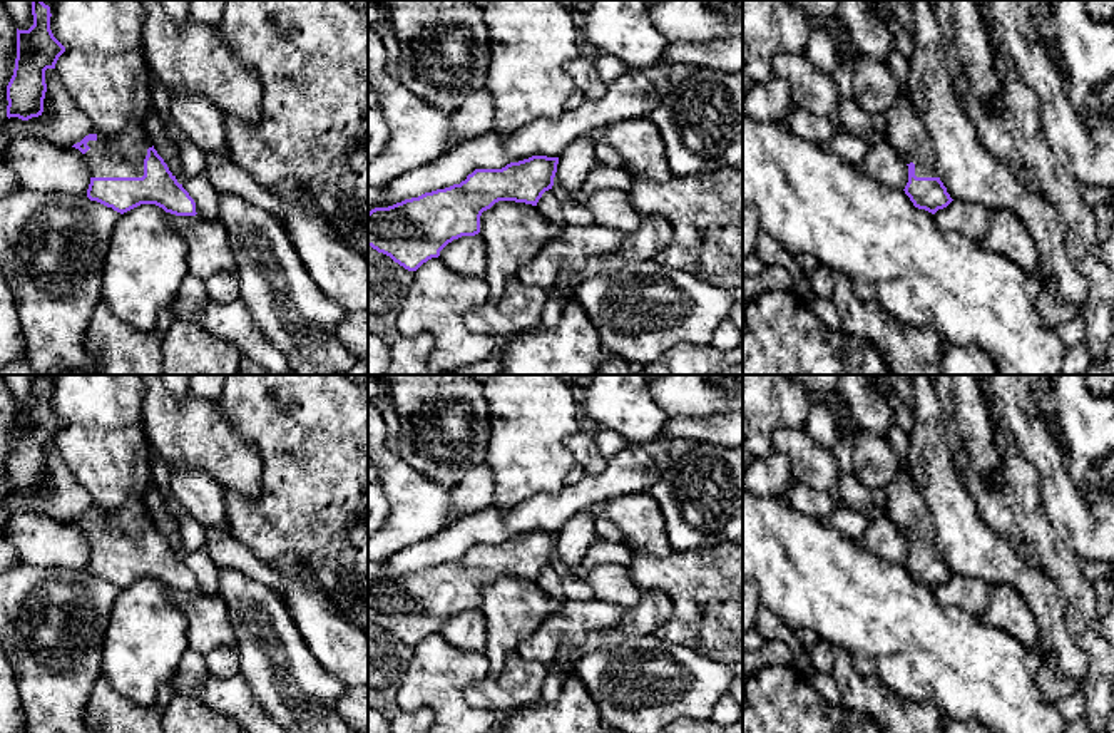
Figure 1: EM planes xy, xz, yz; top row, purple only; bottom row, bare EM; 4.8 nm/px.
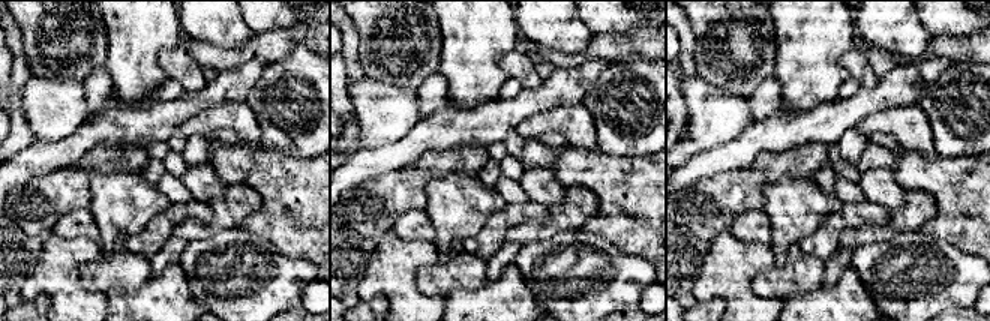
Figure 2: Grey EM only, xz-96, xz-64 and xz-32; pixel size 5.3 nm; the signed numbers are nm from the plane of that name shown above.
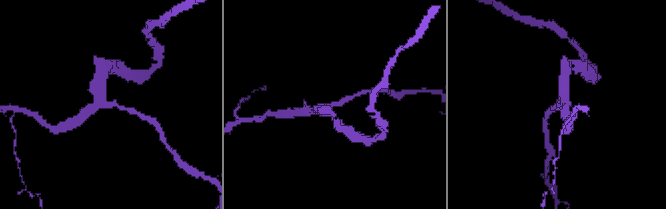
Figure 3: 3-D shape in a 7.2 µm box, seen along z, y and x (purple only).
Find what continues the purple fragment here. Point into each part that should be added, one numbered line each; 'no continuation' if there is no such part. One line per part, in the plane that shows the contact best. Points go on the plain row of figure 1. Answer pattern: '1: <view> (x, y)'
1: xy (122, 533)

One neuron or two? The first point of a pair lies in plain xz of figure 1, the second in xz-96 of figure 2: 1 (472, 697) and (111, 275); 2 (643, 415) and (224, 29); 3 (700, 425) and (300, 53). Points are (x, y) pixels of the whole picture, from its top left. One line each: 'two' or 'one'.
1: one
2: one
3: two

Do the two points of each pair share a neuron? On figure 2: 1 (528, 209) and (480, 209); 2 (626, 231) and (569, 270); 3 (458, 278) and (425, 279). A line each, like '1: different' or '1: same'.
1: different
2: different
3: same

